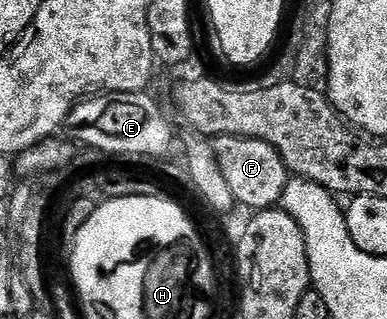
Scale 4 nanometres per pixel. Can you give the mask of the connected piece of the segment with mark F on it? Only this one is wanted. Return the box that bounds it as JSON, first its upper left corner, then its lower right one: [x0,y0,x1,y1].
[211,136,290,210]

